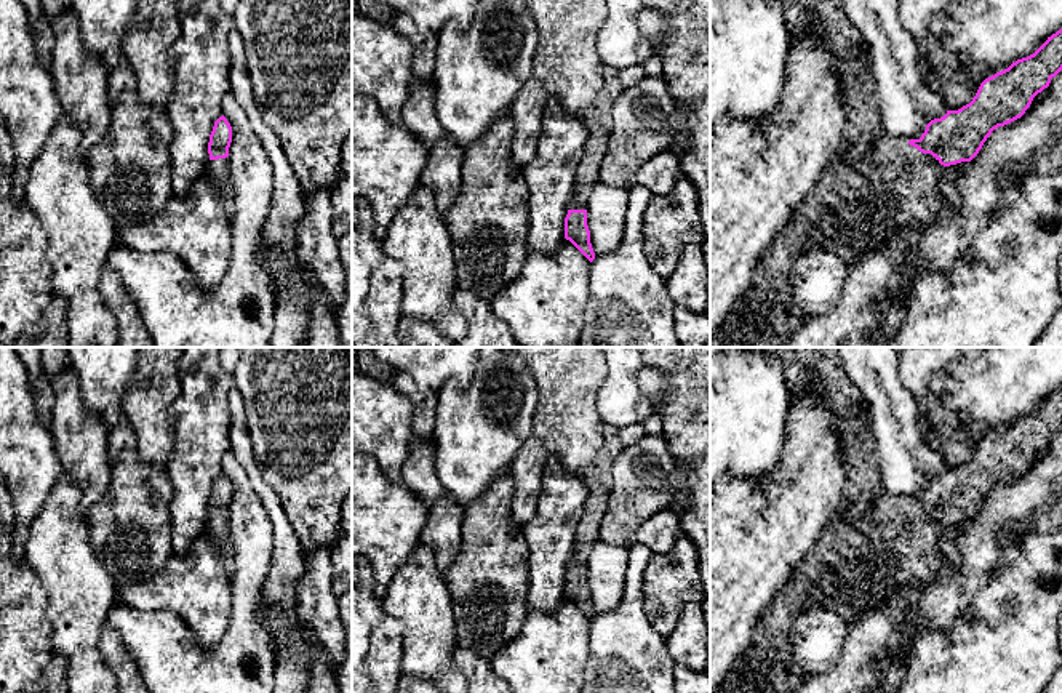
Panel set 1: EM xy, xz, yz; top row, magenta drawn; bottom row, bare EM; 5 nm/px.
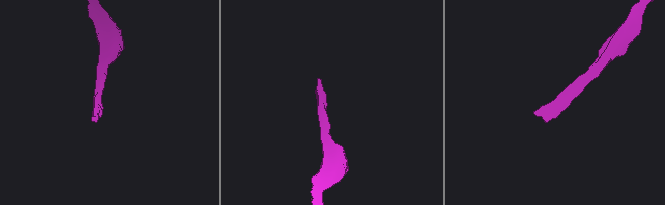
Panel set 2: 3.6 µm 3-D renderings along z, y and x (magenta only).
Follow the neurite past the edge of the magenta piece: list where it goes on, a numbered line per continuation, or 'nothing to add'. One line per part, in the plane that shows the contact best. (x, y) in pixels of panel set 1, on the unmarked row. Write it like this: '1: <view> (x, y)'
1: yz (850, 567)

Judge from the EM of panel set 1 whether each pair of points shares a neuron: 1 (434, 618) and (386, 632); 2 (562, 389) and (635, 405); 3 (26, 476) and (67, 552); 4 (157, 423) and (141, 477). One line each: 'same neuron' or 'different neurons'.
1: different neurons
2: different neurons
3: different neurons
4: different neurons

